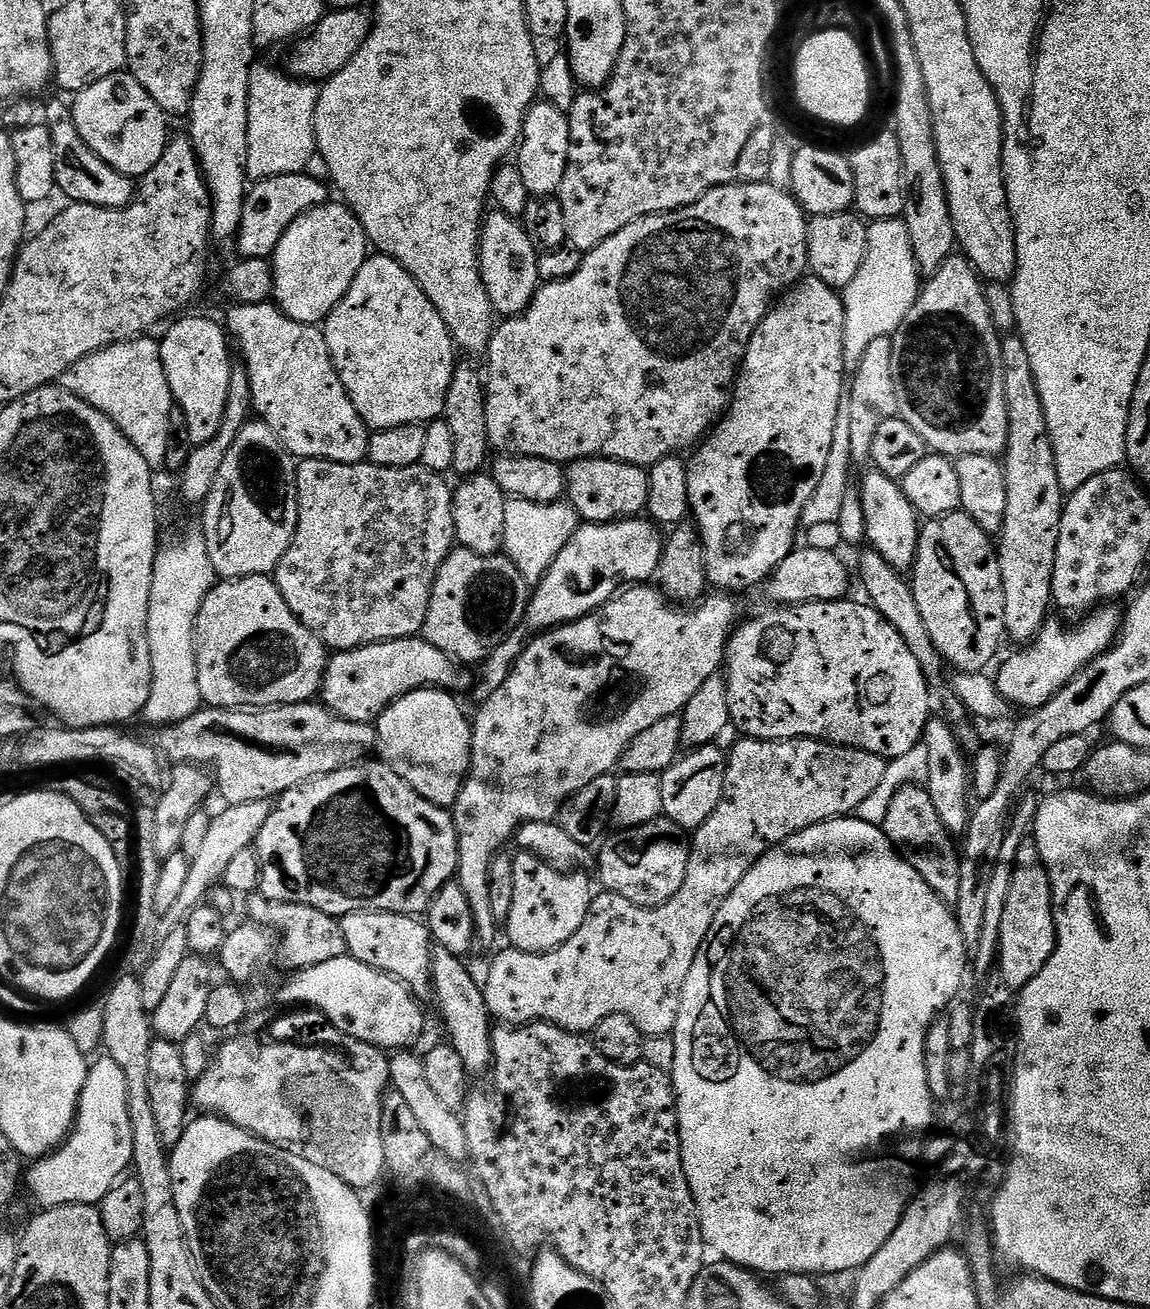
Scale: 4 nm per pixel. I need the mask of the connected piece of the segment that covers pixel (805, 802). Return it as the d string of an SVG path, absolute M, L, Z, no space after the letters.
M740 738L737 741L737 744L732 748L732 752L730 748L727 753L728 765L724 775L722 798L718 802L714 814L710 814L710 818L706 818L706 822L702 827L695 829L694 835L691 837L690 862L688 863L686 882L682 886L682 890L678 890L678 894L674 894L674 898L670 898L670 902L666 902L657 908L640 908L626 898L601 891L599 894L593 895L588 917L586 922L582 922L582 926L578 926L578 934L574 934L565 944L558 946L552 952L520 952L517 948L505 947L505 952L500 952L493 958L492 965L488 968L488 977L482 980L488 1014L493 1021L504 1026L553 1024L566 1029L567 1032L588 1034L598 1026L598 1022L602 1022L602 1018L610 1018L610 1014L626 1014L626 1018L630 1018L630 1022L634 1022L634 1026L638 1026L638 1030L644 1033L645 1037L671 1034L676 1029L676 1023L678 1022L678 1006L682 998L682 986L686 986L686 974L690 974L690 966L694 966L694 958L698 954L710 926L714 926L714 918L718 914L718 910L722 910L722 902L726 902L726 898L730 898L730 894L734 894L734 886L738 886L738 882L742 882L742 878L771 848L777 848L778 845L783 844L785 840L789 840L796 832L801 832L810 826L821 824L827 820L851 817L858 805L866 802L869 794L874 794L875 788L881 784L882 777L886 775L888 769L888 760L883 756L870 754L866 750L858 750L857 748L843 748L841 744L829 744L827 740L753 740L751 738Z

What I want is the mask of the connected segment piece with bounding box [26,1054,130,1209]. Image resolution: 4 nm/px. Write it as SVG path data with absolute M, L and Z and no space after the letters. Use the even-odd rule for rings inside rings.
M107 1054L101 1055L101 1060L93 1059L88 1066L86 1082L82 1086L80 1101L76 1107L76 1122L68 1134L67 1140L54 1152L35 1161L32 1169L26 1172L26 1188L34 1199L40 1203L41 1209L57 1208L63 1204L94 1204L106 1198L106 1194L118 1182L116 1176L116 1143L125 1139L130 1133L130 1110L127 1106L126 1078L122 1069Z

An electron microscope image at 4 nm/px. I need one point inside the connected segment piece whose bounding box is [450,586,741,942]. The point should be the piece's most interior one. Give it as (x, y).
(579, 694)

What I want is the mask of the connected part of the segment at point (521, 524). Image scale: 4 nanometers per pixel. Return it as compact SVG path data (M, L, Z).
M509 499L506 503L503 555L507 556L510 562L514 562L514 566L524 575L528 585L535 586L548 573L554 558L558 558L562 546L566 546L577 527L576 511L567 502L539 504L529 500Z

